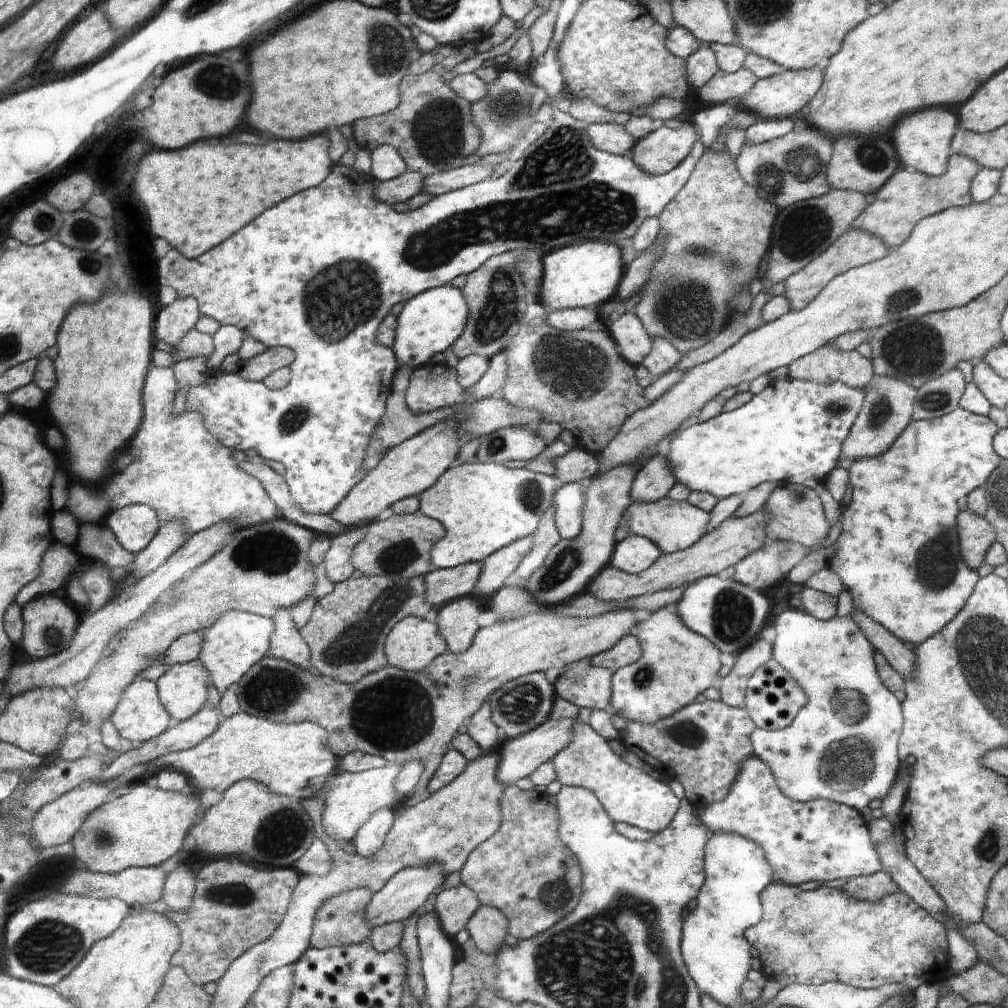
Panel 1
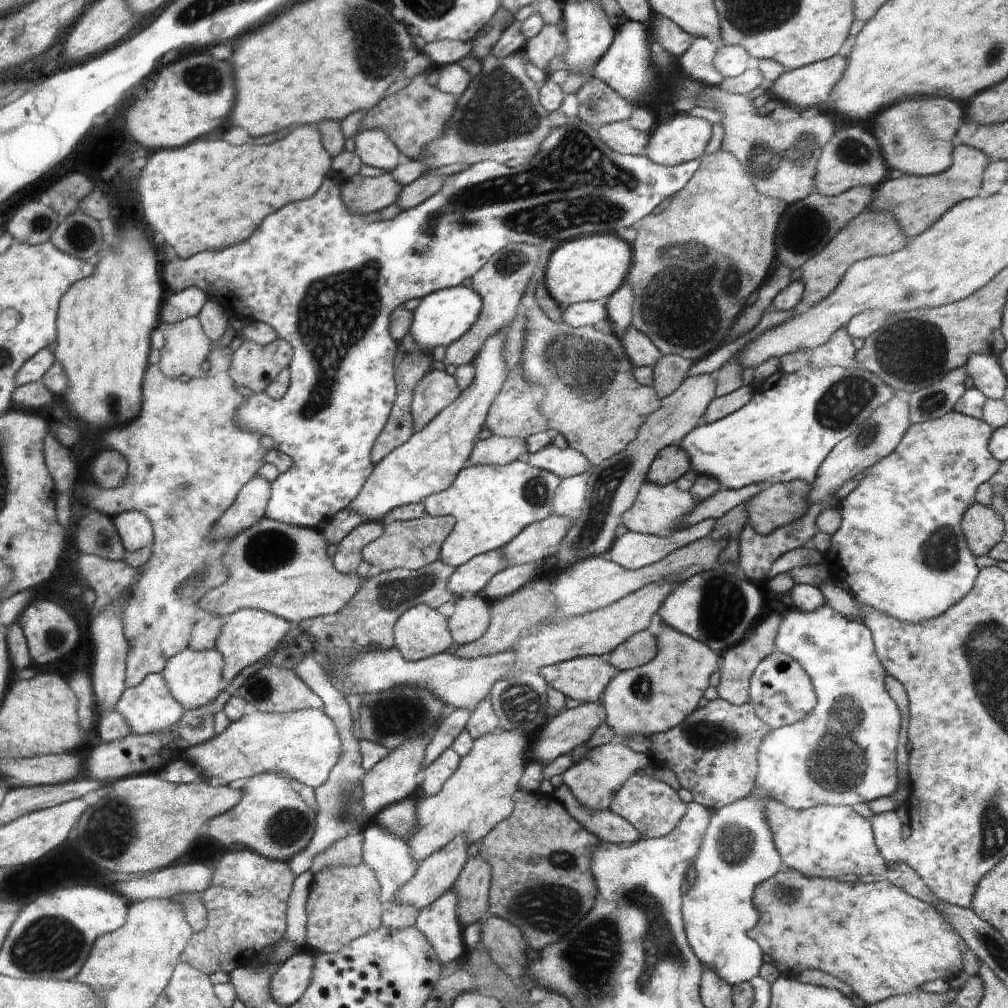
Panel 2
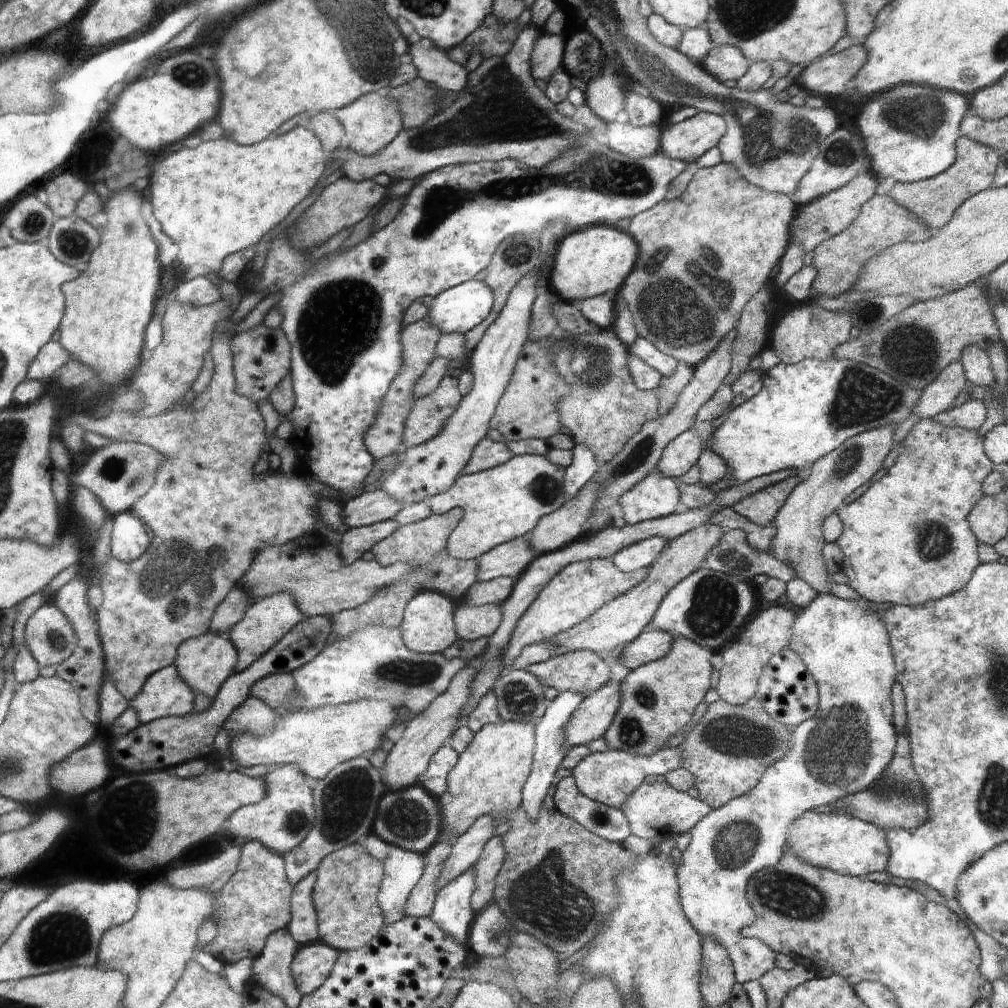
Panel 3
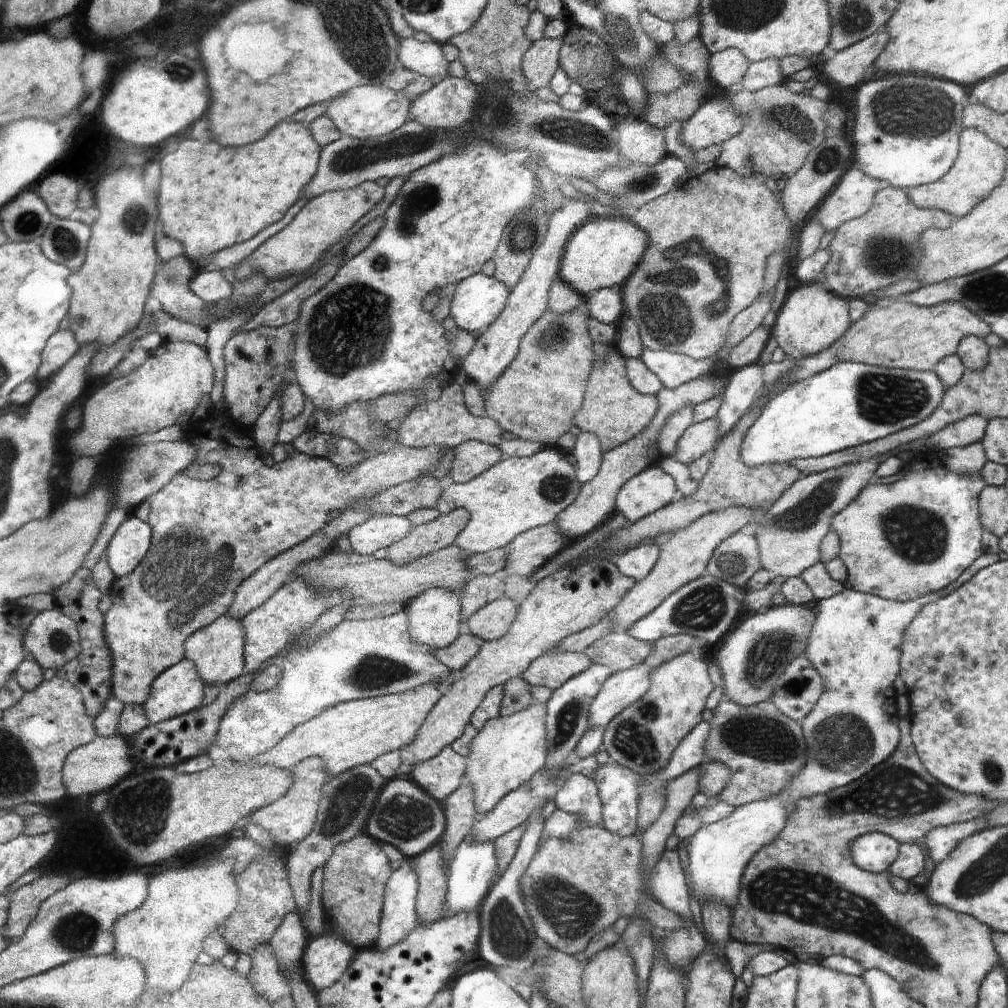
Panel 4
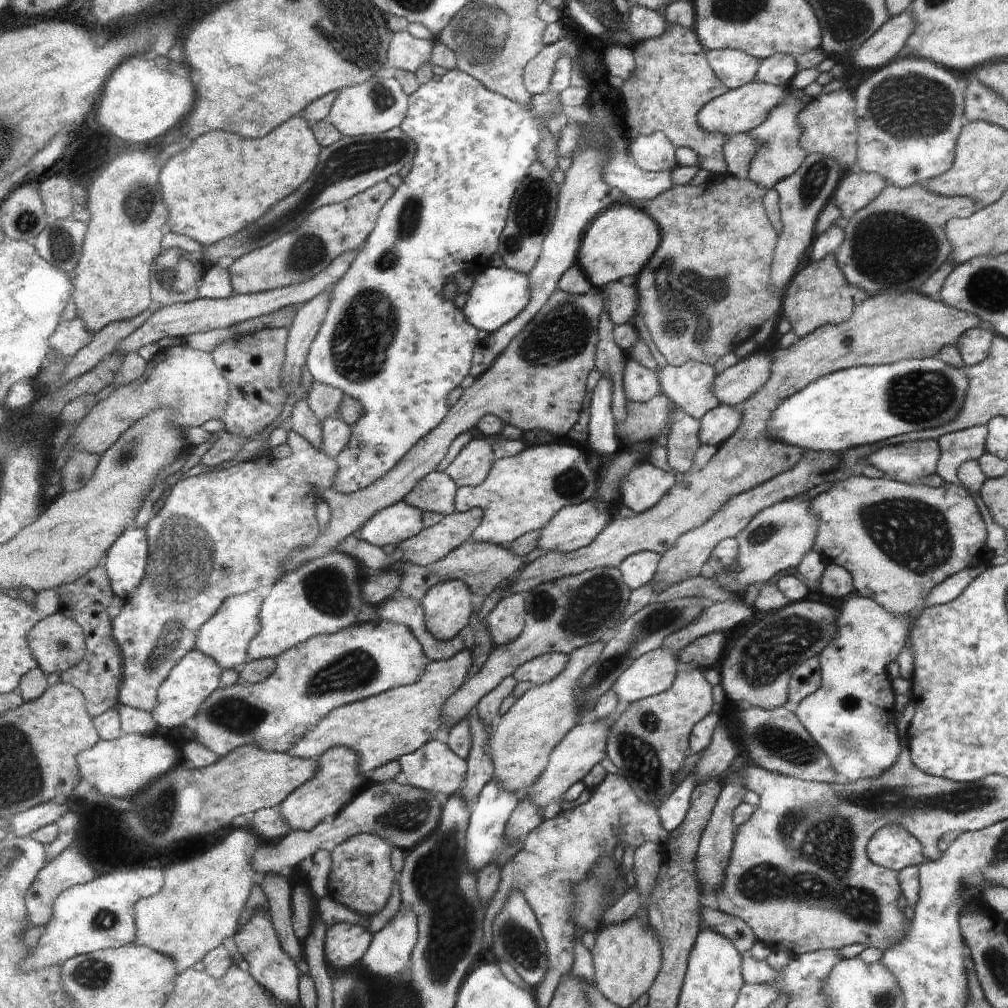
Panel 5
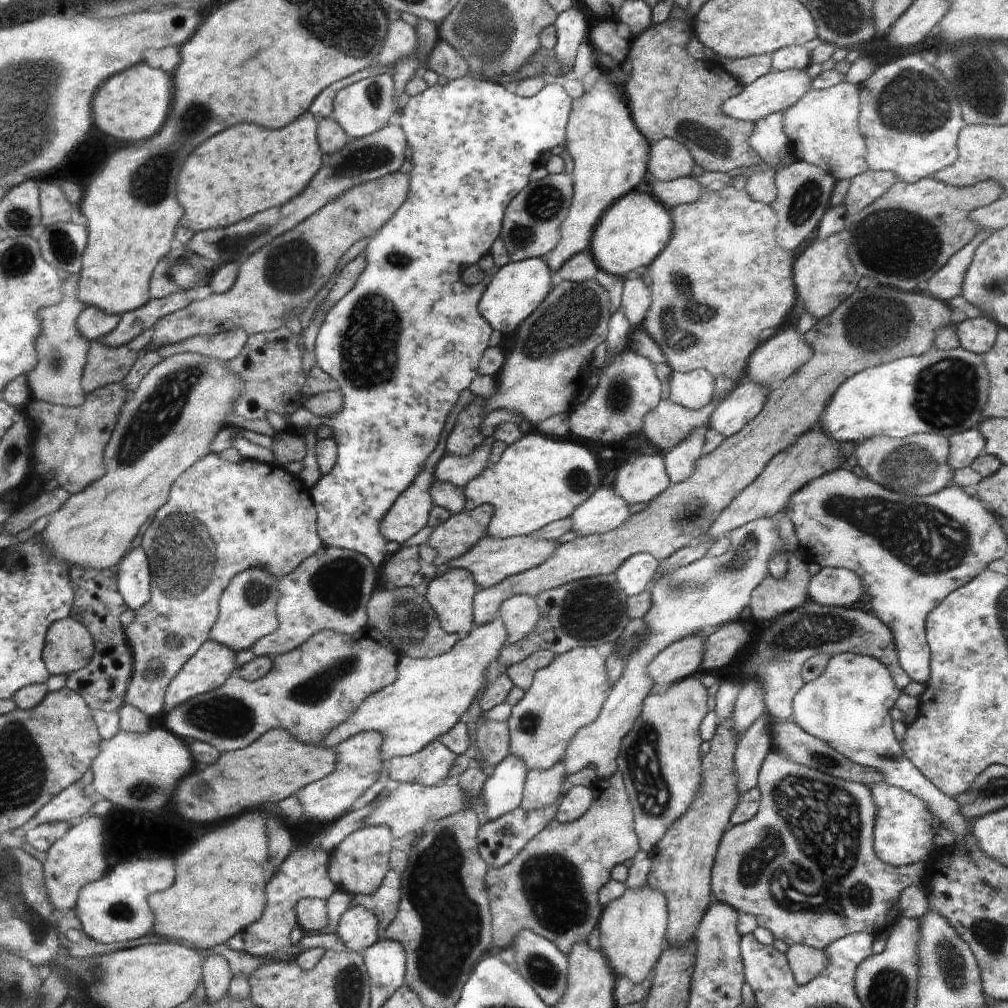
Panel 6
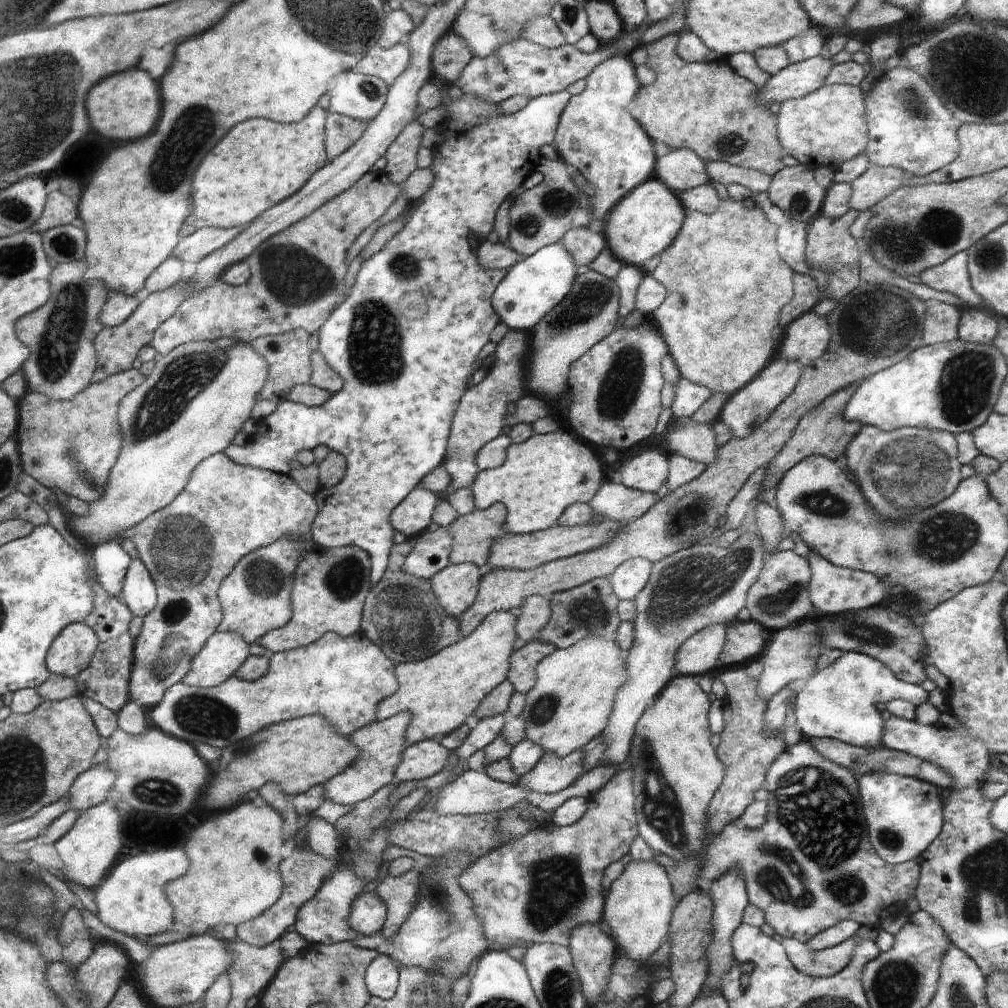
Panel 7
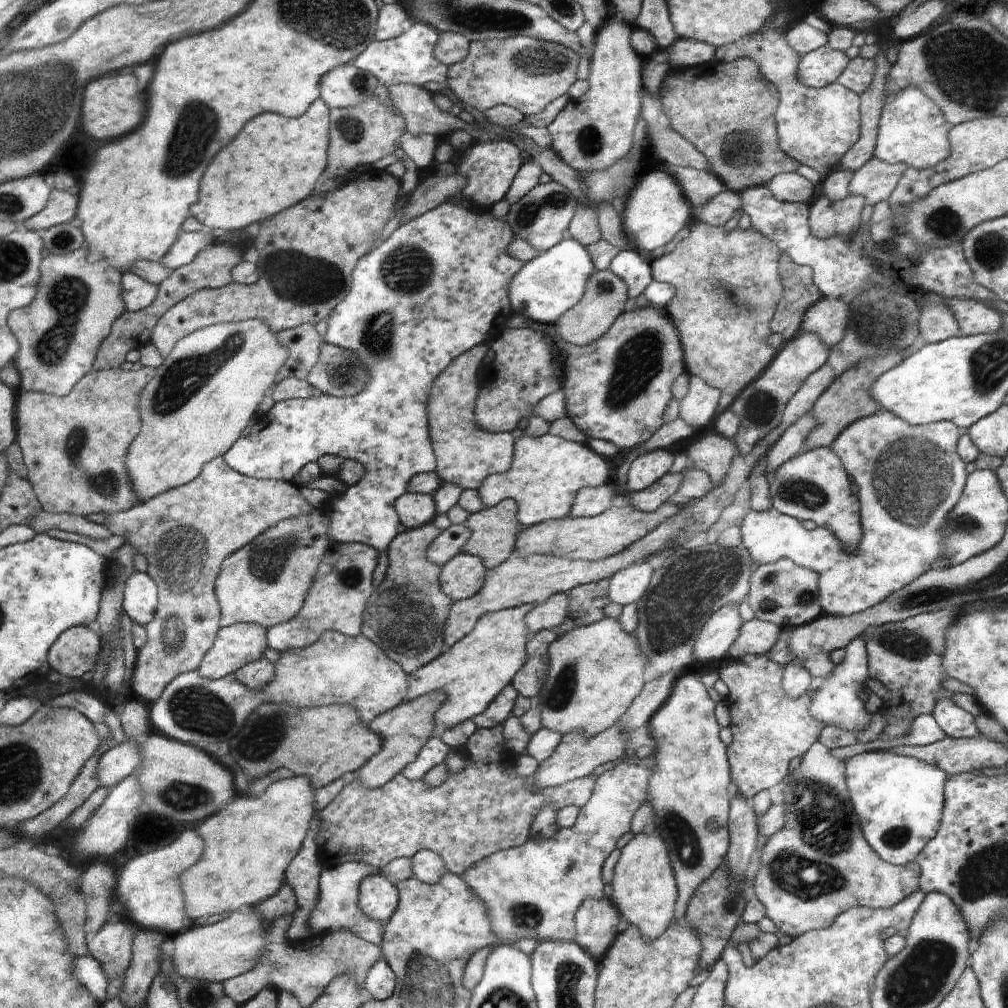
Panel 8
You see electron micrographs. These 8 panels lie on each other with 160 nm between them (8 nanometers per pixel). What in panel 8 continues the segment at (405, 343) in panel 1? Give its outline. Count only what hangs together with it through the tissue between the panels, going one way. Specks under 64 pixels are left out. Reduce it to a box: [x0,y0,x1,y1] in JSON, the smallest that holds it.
[509,239,596,325]

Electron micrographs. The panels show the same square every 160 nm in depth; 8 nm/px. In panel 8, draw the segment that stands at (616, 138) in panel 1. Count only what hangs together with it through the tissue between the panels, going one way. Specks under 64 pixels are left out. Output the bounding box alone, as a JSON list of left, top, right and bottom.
[667,166,726,208]

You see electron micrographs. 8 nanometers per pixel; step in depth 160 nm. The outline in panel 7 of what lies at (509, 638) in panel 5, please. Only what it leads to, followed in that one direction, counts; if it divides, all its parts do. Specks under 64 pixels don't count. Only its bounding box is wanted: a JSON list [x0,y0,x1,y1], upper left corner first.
[517,596,550,644]

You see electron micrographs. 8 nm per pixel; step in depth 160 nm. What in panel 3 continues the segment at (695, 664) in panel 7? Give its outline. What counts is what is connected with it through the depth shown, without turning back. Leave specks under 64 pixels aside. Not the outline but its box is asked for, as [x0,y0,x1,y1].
[565,680,621,746]

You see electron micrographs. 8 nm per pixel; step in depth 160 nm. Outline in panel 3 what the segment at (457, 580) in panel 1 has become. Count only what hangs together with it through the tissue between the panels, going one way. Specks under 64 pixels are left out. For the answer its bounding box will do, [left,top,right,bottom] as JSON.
[476,536,539,582]

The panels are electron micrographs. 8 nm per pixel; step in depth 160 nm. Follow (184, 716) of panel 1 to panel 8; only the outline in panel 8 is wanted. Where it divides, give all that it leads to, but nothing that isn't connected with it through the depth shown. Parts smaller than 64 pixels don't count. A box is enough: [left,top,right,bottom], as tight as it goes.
[218,508,334,630]

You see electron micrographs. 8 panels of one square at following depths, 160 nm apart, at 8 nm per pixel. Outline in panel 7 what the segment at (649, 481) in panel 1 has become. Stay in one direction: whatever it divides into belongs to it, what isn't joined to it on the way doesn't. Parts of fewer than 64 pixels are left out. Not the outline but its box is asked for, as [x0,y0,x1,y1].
[719,359,804,439]

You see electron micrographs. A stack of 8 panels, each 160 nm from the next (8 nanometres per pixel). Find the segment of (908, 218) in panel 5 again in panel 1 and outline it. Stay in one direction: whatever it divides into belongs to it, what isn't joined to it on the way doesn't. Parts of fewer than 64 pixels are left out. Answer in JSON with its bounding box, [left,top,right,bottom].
[784,229,888,310]

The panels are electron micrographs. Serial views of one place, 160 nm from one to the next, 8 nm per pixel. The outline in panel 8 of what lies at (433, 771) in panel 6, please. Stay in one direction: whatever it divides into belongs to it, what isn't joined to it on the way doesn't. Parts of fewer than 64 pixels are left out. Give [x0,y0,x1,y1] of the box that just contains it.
[401,738,451,780]

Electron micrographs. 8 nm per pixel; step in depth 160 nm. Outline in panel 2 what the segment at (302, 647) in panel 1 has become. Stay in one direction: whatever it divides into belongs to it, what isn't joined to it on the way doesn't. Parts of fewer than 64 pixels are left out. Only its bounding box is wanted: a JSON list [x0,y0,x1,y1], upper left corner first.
[289,657,373,876]

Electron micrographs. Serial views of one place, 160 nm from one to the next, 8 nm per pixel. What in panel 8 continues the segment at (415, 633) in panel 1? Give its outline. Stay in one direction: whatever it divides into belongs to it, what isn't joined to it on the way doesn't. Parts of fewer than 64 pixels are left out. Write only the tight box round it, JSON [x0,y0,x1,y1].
[440,553,485,601]

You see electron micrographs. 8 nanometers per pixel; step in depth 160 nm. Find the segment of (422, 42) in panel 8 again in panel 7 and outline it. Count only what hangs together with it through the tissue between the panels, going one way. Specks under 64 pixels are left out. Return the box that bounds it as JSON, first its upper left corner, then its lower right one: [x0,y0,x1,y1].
[351,41,411,87]

